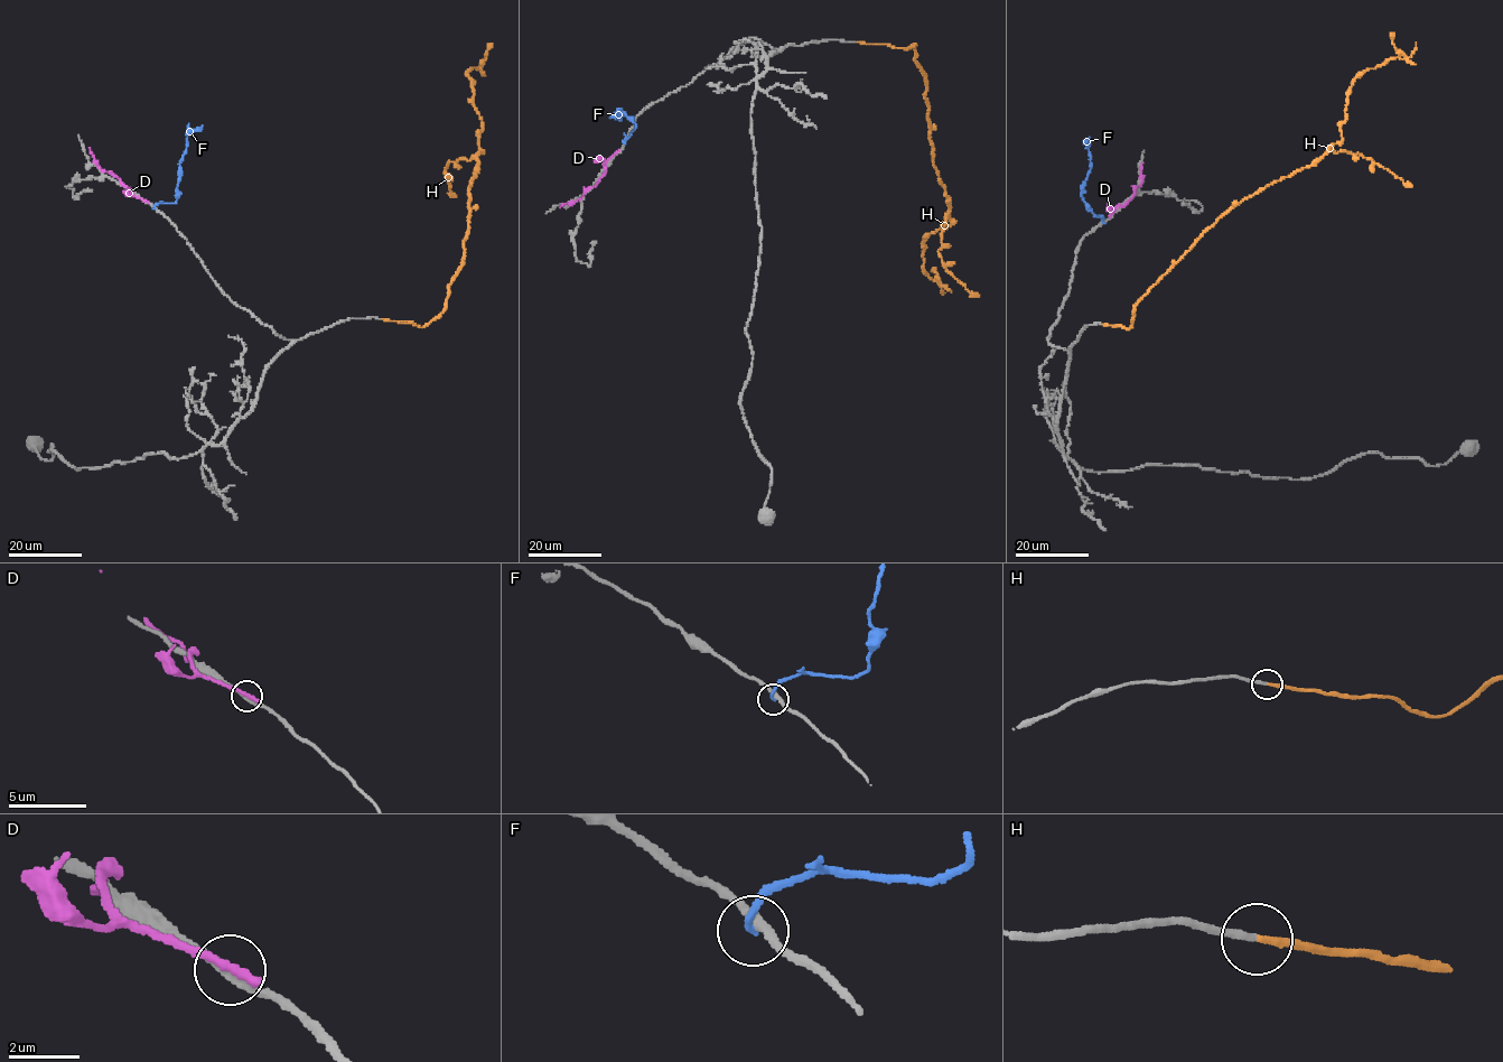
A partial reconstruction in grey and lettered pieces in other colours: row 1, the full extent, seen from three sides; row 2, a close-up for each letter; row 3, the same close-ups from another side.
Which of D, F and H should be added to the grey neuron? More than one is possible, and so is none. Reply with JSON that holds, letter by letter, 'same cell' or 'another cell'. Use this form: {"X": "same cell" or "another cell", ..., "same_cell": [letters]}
{"D": "another cell", "F": "another cell", "H": "same cell", "same_cell": ["H"]}

